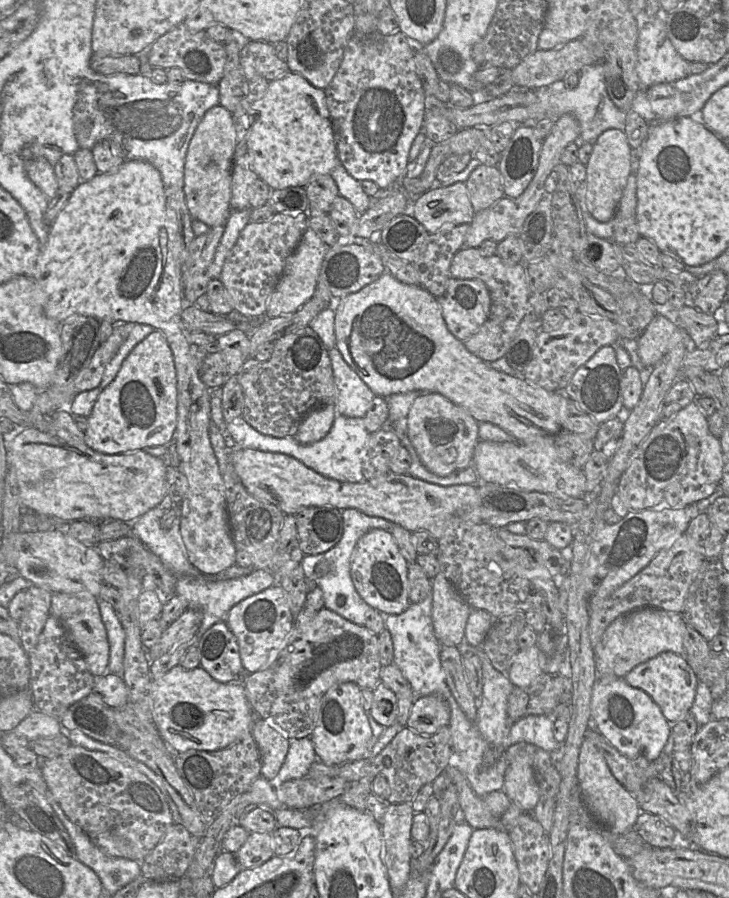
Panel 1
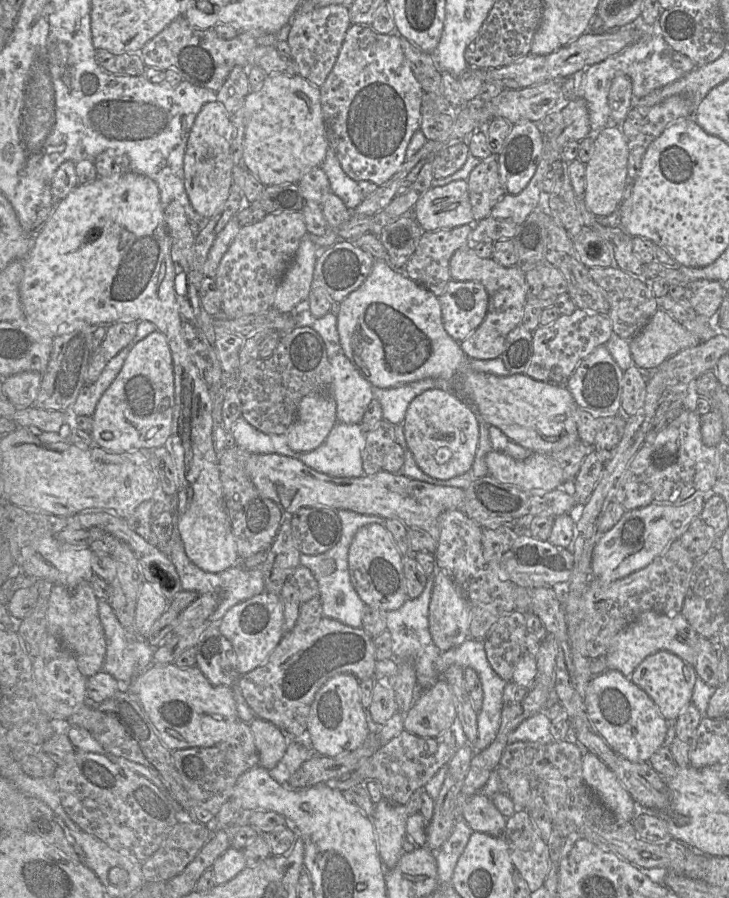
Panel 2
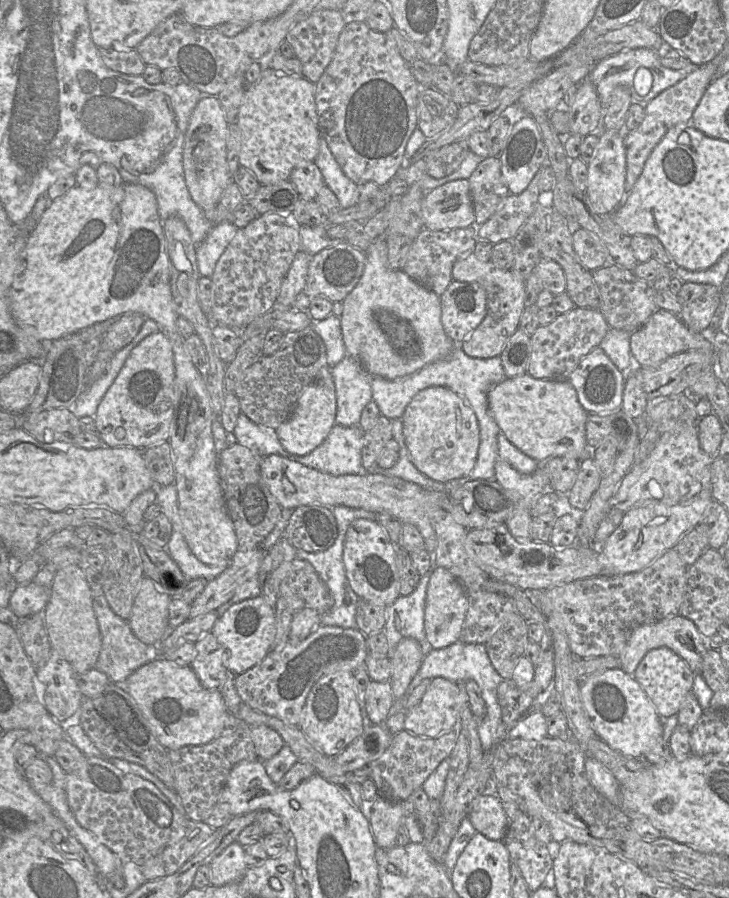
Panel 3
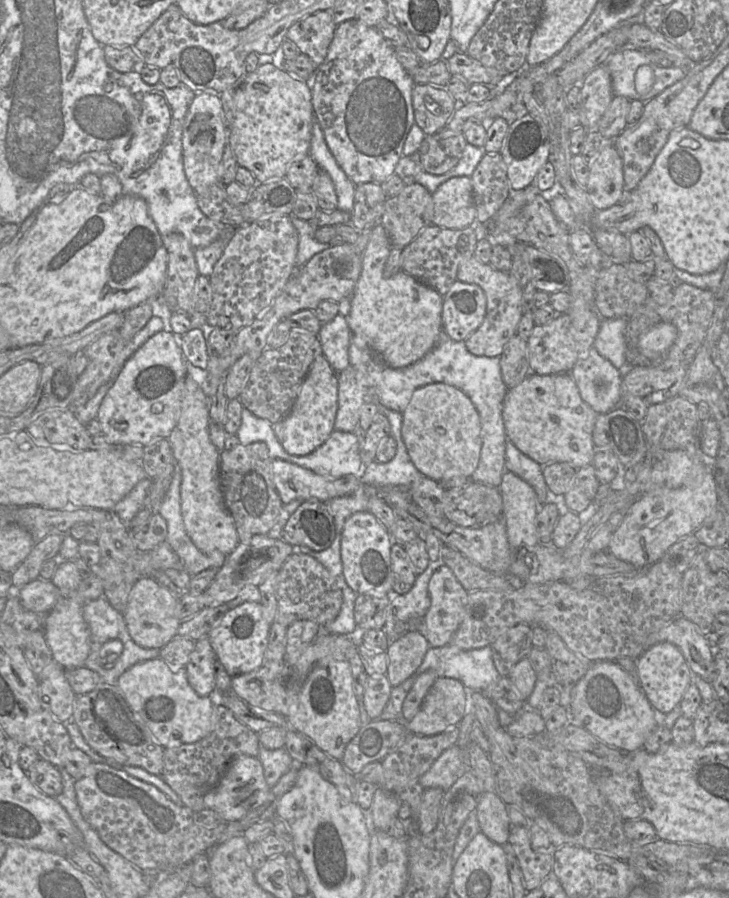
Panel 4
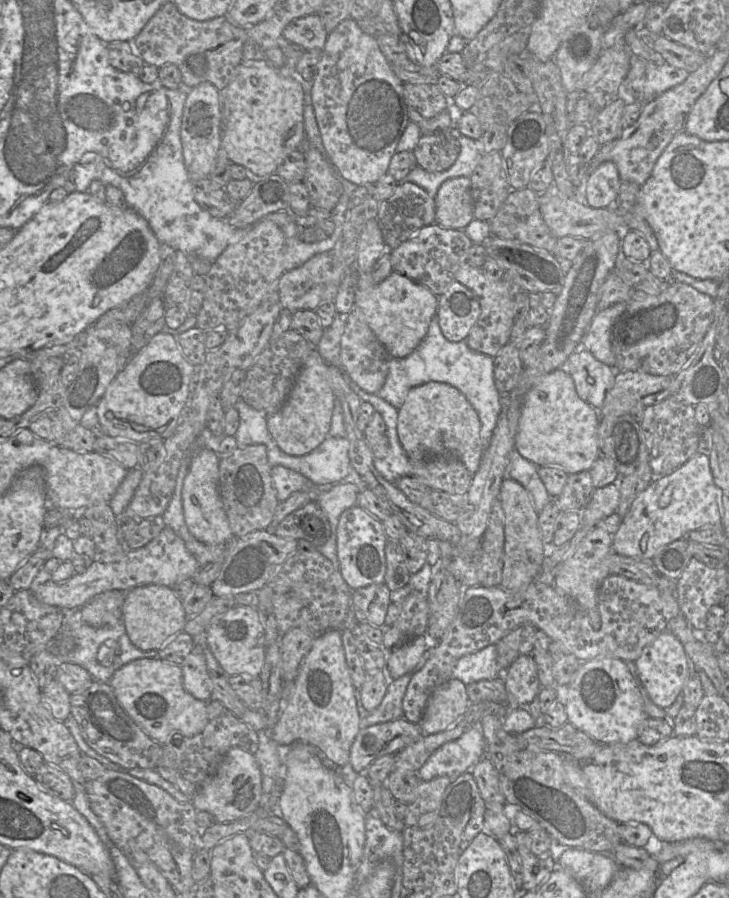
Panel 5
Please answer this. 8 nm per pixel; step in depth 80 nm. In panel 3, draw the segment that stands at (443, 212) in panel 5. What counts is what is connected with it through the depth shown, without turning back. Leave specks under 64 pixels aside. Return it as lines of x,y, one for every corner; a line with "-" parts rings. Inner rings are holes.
468,179
447,182
426,192
421,202
424,228
451,230
475,224

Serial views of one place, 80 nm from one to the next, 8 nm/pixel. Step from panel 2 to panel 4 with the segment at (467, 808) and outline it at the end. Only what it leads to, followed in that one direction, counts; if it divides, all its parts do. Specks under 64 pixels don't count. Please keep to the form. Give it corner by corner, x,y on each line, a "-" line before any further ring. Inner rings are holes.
483,793
475,812
480,831
499,845
507,844
512,823
502,799
496,793

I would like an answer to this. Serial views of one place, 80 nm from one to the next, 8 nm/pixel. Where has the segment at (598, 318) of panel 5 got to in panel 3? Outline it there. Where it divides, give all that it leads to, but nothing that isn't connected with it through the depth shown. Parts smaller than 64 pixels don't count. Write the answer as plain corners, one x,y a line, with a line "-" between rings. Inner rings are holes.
609,327
599,345
614,365
622,372
626,369
637,371
642,368
631,354
630,335
631,333
626,331

